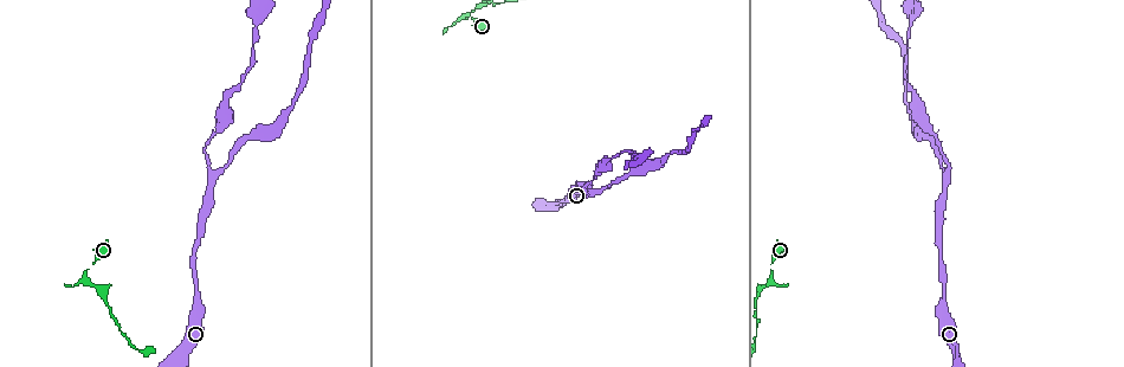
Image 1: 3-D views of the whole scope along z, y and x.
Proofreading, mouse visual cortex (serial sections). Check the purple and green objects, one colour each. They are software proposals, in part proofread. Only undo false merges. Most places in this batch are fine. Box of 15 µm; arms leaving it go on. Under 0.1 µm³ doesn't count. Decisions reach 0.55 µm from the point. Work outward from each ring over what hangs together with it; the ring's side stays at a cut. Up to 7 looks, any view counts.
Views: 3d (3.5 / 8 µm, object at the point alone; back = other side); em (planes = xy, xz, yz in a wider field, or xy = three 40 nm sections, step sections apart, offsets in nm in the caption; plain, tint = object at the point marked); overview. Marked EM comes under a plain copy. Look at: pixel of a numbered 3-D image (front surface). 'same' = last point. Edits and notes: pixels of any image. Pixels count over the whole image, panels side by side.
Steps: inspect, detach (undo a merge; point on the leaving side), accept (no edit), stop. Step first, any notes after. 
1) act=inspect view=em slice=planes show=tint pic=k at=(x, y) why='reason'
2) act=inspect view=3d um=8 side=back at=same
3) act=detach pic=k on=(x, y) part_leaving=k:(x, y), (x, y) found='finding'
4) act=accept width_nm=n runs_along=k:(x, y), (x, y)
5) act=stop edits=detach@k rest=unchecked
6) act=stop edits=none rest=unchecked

act=inspect view=3d um=3.5 pic=1 at=(773, 280) why='sharp bend'

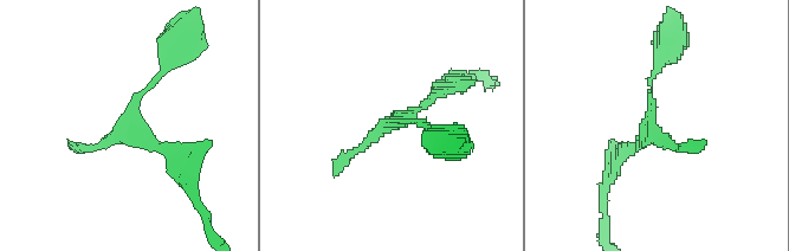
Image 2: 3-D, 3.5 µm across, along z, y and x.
act=inspect view=em slice=xy step=2 show=tint pic=2 at=(647, 127)

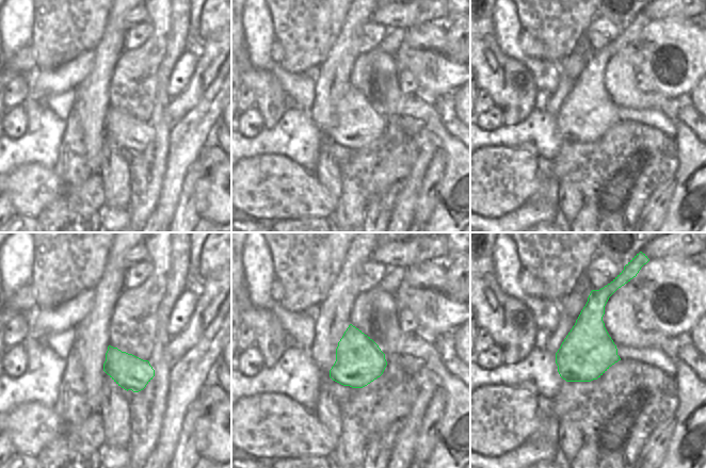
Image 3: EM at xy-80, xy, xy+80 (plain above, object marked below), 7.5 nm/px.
act=inspect view=em slice=xy step=1 show=tint at=same why='cut it another way'

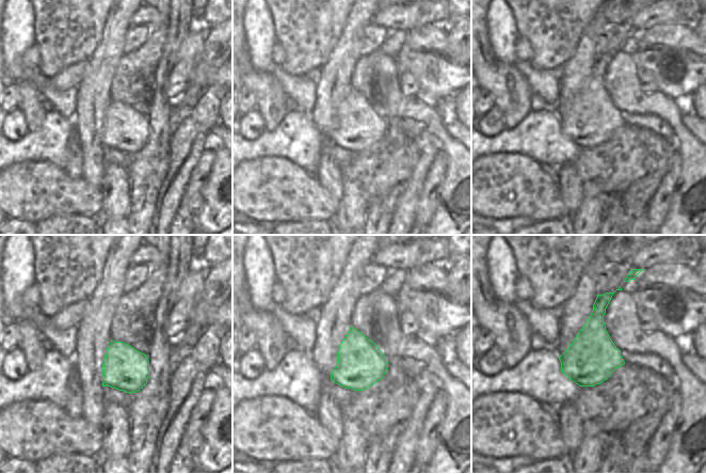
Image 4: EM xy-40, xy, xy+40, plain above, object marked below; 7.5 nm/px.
act=accept runs_along=2:(173, 60), (136, 97), (133, 126), (183, 169) found='all the same cell'

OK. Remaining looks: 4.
act=inspect view=3d um=3.5 pic=1 at=(593, 193) why='branch point'

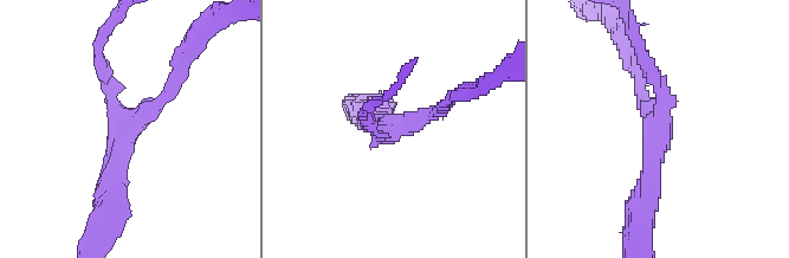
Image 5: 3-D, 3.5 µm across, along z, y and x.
act=inspect view=em slice=xy step=3 show=tint pic=5 at=(126, 127) arms=3 arm_widths_nm=150,150,300

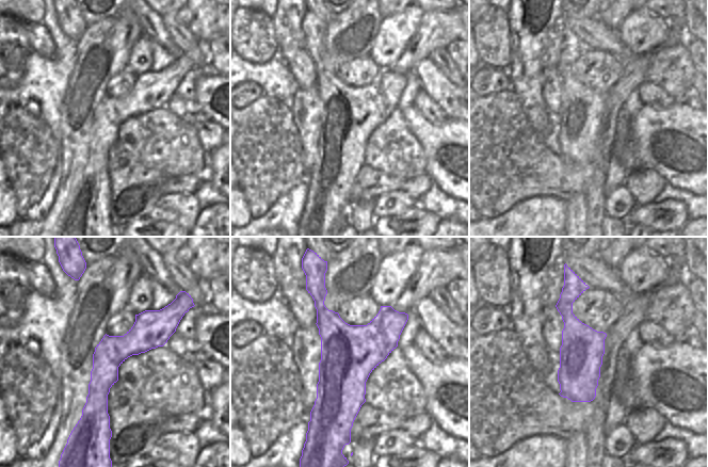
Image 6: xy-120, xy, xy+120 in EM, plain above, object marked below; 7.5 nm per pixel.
act=accept runs_along=6:(162, 311), (106, 368), (100, 424) found='all the same cell'

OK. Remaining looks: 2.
act=inspect view=3d um=3.5 side=back pic=1 at=(325, 14) why='thin neck'

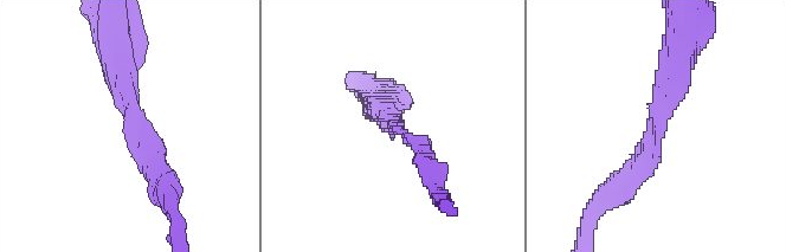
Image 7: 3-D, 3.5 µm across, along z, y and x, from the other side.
act=inspect view=em slice=planes show=tint pic=7 at=(135, 125) arm_widths_nm=250,300

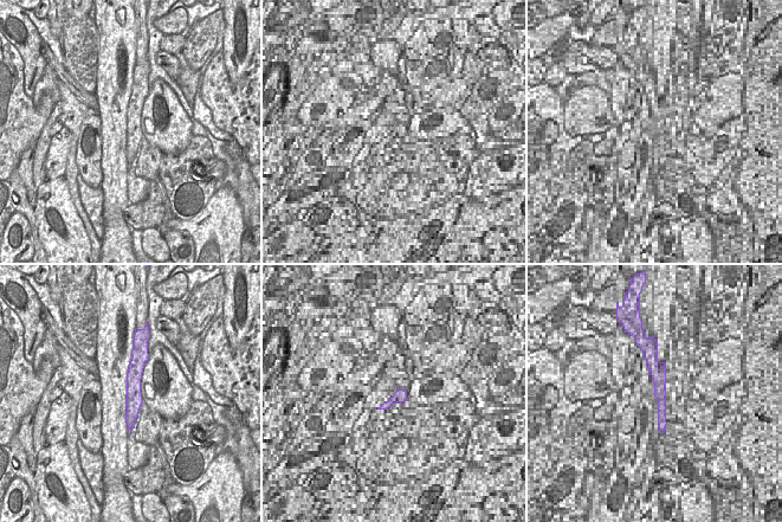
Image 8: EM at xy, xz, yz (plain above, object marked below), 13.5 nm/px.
act=accept runs_along=8:(137, 360), (130, 425) found='continuous, no second cell'

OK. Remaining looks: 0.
act=stop edits=none rest=unchecked

